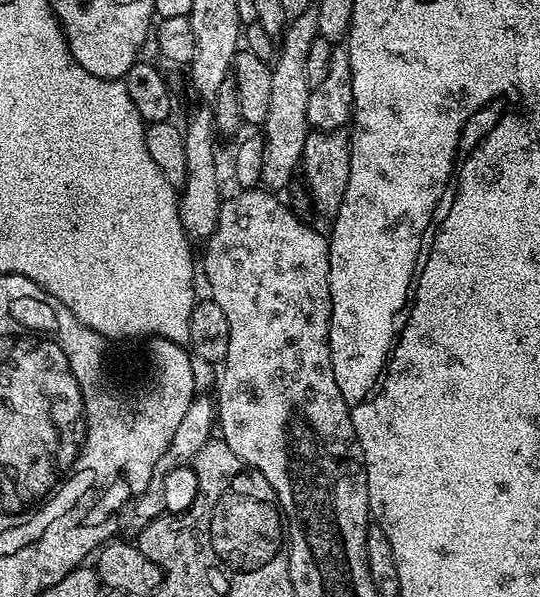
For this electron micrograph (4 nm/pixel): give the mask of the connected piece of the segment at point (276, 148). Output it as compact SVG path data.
M315 7L306 10L298 18L287 21L278 44L278 55L271 65L270 110L262 125L264 139L264 164L261 166L259 183L268 190L284 188L292 180L300 166L302 146L310 131L306 118L306 102L310 85L306 78L306 57L310 55L310 42L319 36L318 14Z

